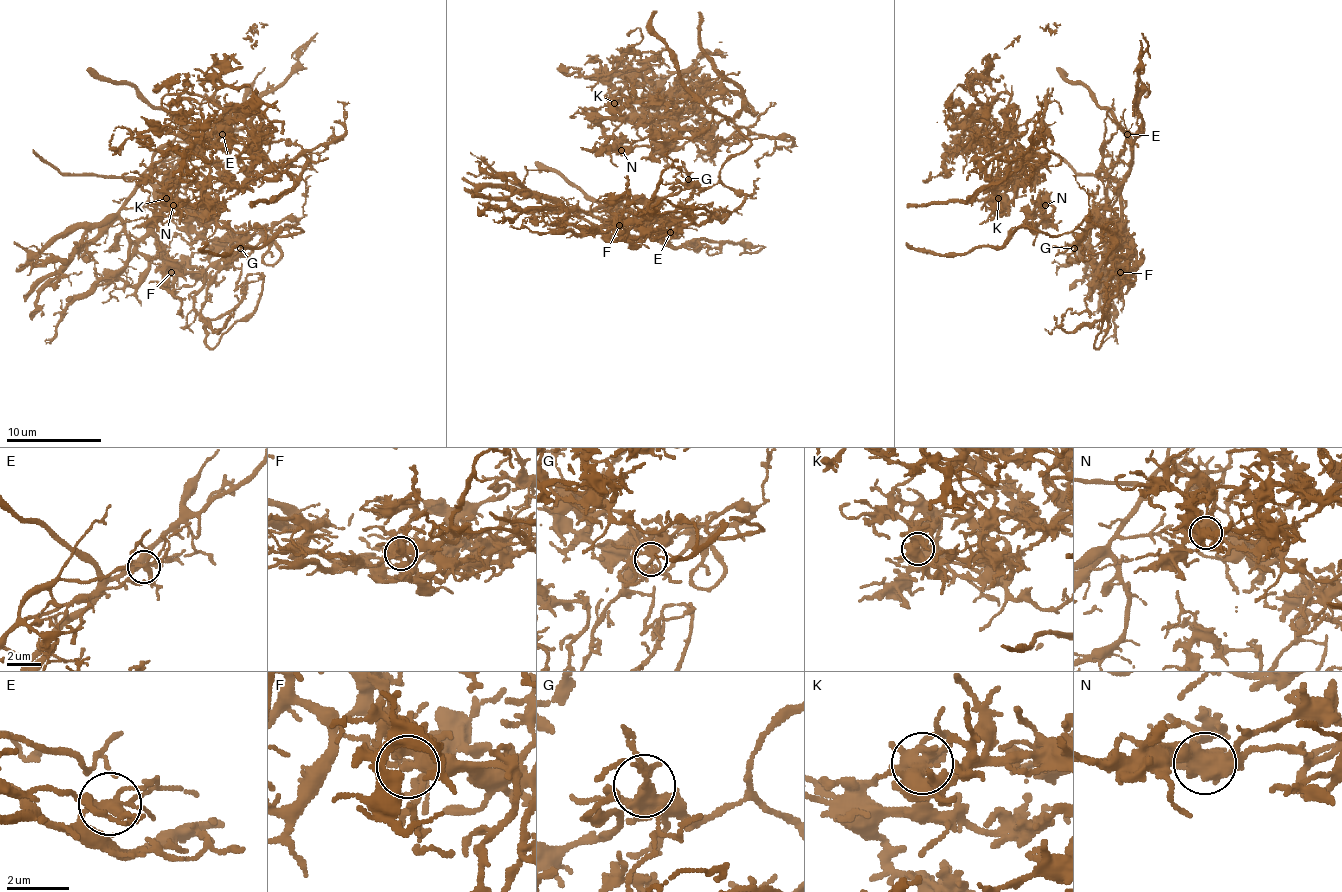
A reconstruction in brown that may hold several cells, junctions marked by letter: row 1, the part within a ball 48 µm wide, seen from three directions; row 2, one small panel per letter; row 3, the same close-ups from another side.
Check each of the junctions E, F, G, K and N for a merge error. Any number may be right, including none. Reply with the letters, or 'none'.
E, F

